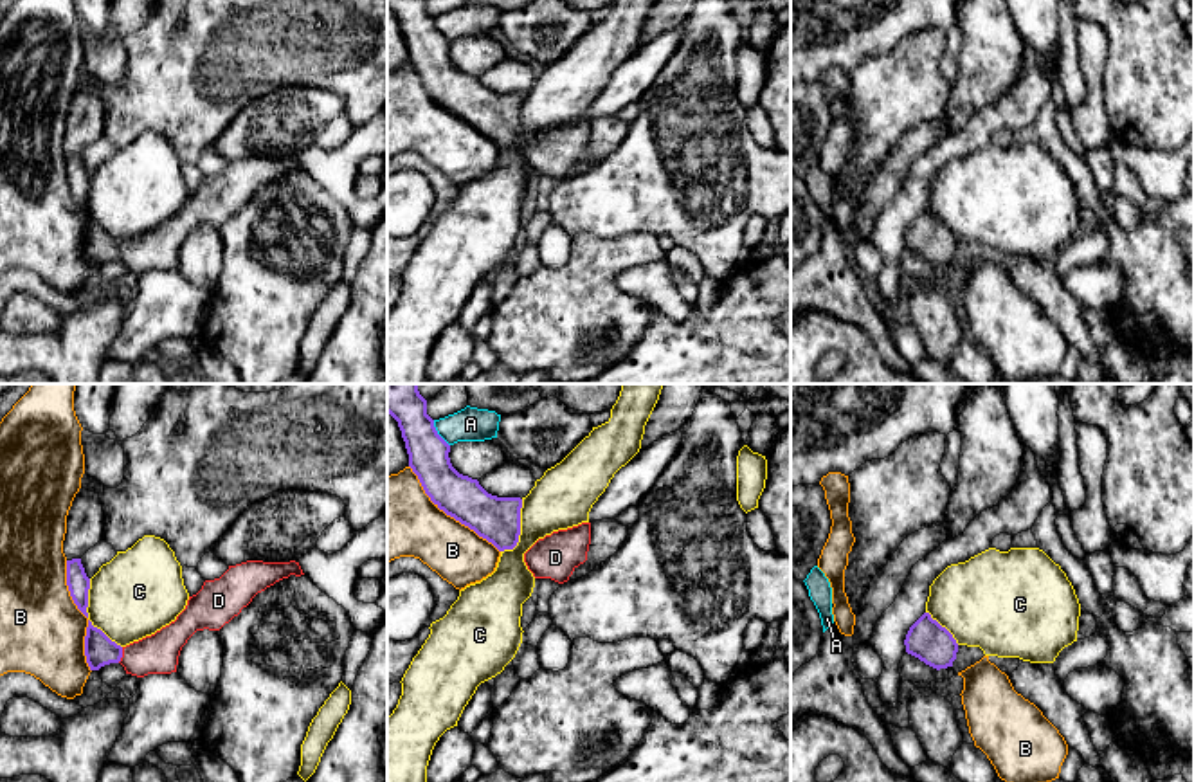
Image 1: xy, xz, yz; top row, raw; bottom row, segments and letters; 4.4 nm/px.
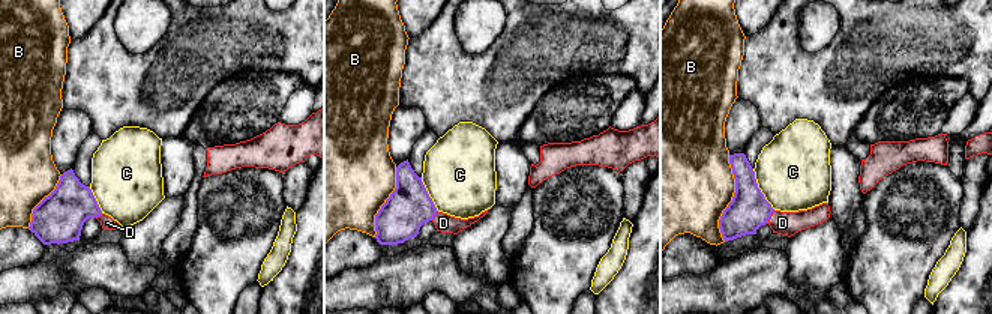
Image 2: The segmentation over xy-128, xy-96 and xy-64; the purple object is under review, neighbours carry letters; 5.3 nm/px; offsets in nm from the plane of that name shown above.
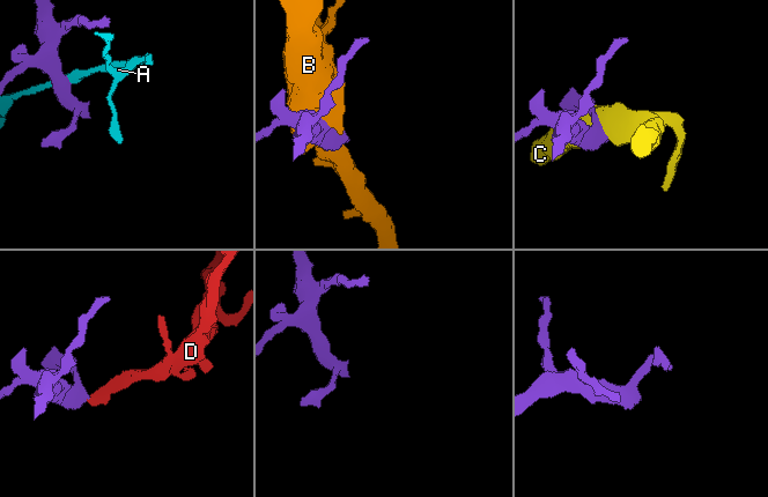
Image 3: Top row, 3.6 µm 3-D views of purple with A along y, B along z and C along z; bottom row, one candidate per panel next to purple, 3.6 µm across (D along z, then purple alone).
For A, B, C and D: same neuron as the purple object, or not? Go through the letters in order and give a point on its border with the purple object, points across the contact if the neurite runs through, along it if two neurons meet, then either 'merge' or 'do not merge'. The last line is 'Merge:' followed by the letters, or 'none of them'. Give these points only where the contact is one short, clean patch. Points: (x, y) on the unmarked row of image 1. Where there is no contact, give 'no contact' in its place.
A: contact xz (436, 29); do not merge
B: contact xy (85, 211); do not merge
C: contact xy (87, 213); do not merge
D: contact xy (121, 251); way xy (99, 247), (121, 251), (159, 249); merge
Merge: D

